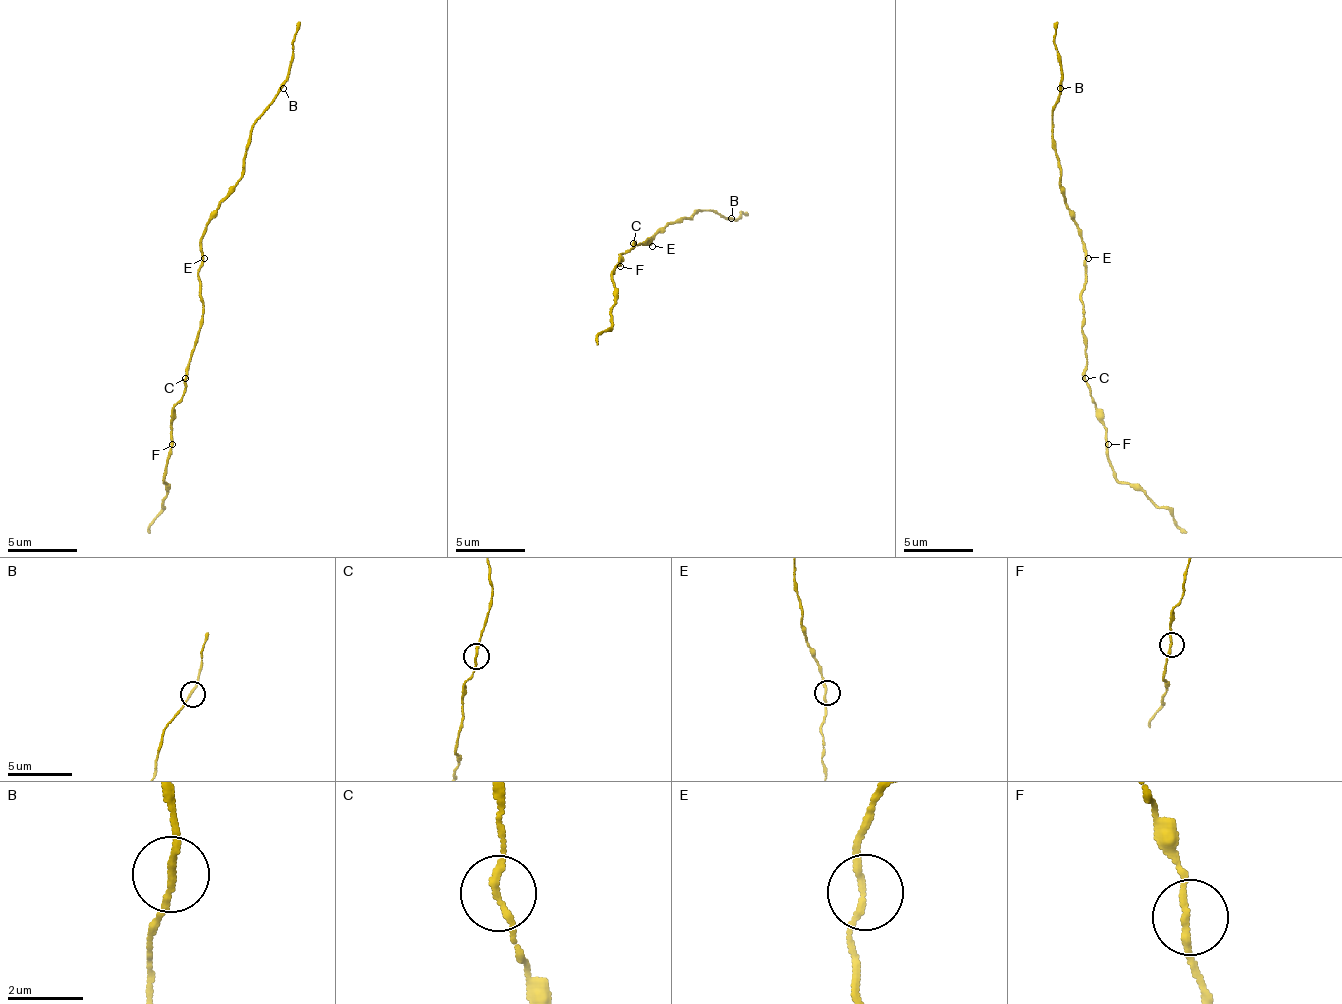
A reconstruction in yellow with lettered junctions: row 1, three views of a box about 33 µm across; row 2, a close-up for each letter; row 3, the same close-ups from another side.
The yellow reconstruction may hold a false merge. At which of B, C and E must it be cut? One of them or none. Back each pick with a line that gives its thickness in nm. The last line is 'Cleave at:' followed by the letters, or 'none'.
Cleave at: none

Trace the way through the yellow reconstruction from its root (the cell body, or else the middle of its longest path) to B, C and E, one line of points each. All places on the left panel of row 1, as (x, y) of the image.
B: (200, 289), (200, 240), (211, 213), (242, 175), (242, 157), (249, 143), (252, 123), (283, 88)
C: (200, 289), (204, 323), (190, 358), (186, 379)
E: (200, 289), (200, 261), (204, 258)

